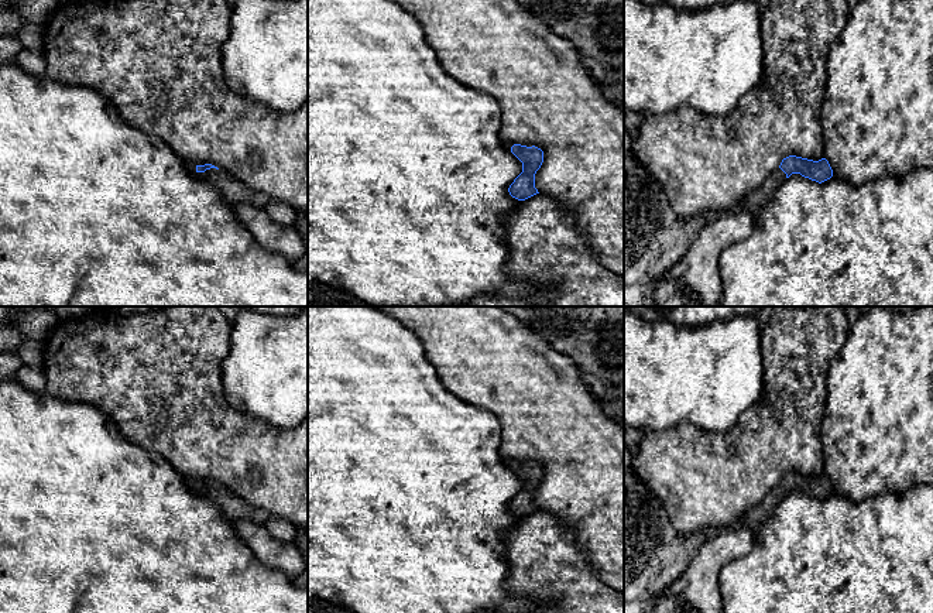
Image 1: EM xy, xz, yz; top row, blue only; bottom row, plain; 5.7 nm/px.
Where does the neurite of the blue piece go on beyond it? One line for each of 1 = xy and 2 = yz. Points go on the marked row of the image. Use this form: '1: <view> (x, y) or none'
1: xy (233, 192)
2: yz (753, 202)

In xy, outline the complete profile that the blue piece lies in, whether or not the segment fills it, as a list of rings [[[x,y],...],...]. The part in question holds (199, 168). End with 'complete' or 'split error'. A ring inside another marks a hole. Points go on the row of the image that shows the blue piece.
[[[212,164],[196,165],[196,177],[215,186],[222,194],[224,202],[230,206],[247,202],[258,208],[265,208],[268,203],[268,198],[265,195],[247,188],[240,181],[223,174]]]; split error

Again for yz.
[[[789,155],[782,160],[779,168],[772,172],[758,189],[748,194],[730,212],[748,210],[757,213],[792,174],[800,174],[805,178],[821,184],[833,177],[833,169],[826,158],[813,161]]]; split error

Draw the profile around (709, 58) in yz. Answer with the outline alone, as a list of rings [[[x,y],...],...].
[[[624,0],[624,109],[662,114],[690,106],[707,116],[724,117],[731,113],[744,95],[764,82],[761,11],[755,0],[716,3],[699,10]]]

